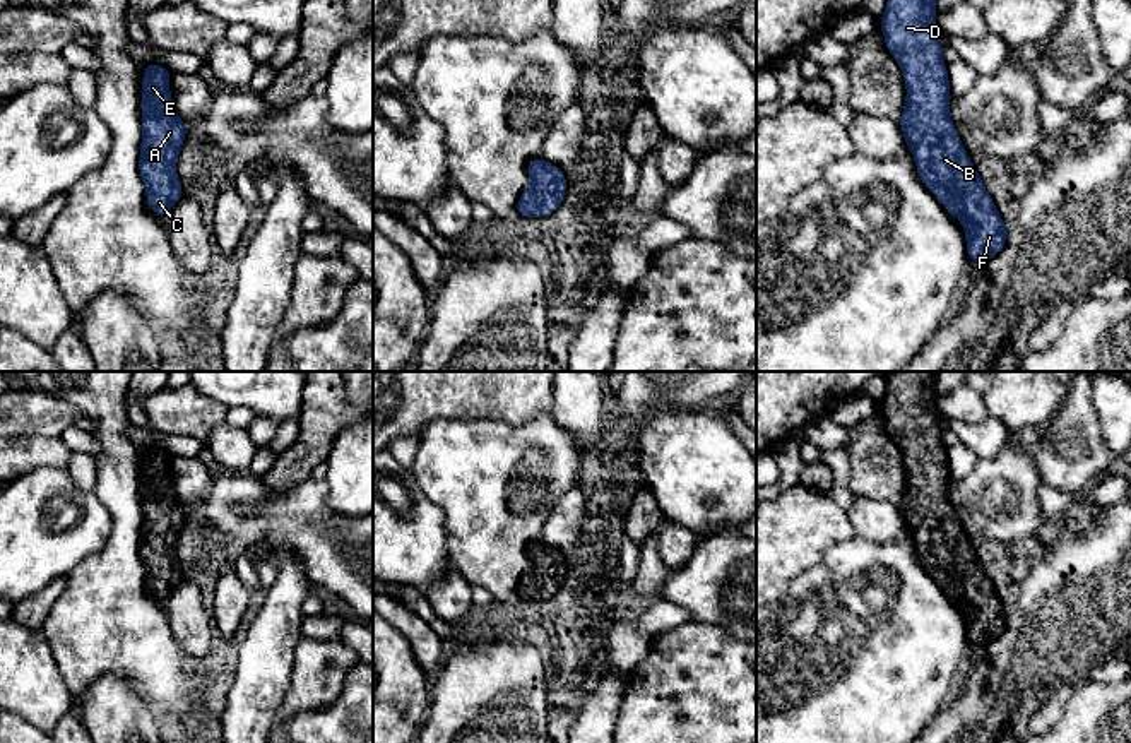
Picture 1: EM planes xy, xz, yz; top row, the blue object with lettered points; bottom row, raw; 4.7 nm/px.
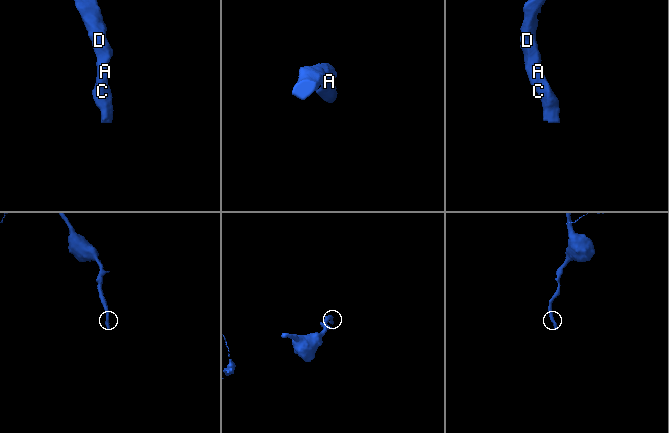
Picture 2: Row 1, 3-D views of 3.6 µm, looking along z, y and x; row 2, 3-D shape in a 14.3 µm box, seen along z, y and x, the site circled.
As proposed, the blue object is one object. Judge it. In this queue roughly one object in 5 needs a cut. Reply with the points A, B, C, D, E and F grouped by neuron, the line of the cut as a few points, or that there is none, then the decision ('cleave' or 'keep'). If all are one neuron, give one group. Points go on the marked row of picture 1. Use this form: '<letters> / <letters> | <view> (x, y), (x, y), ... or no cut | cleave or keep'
A B C D E F | no cut | keep

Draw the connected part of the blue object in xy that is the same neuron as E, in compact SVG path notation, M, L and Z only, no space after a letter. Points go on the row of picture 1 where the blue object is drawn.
M157 63L142 67L144 110L139 175L147 188L149 209L164 221L173 204L185 195L176 176L176 161L188 127L173 108L169 79L175 74Z

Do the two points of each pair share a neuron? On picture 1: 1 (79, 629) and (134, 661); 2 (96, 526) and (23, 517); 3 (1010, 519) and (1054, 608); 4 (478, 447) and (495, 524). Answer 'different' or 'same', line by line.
1: same
2: same
3: different
4: same

